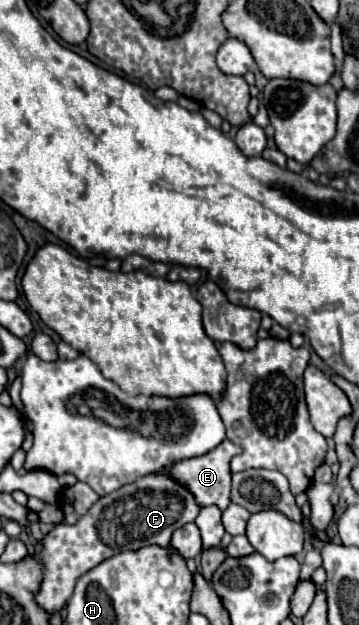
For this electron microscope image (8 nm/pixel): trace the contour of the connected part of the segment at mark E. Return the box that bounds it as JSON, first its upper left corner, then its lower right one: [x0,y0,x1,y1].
[160,439,238,511]

